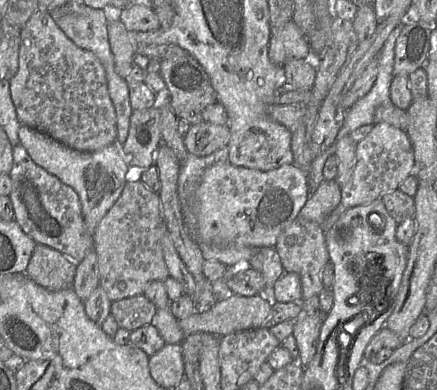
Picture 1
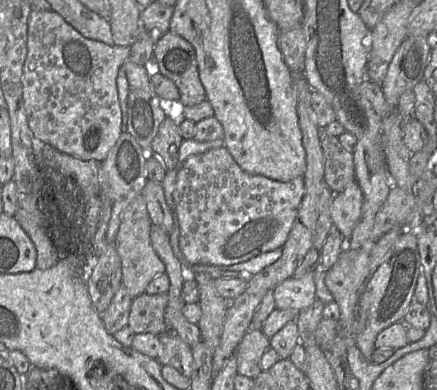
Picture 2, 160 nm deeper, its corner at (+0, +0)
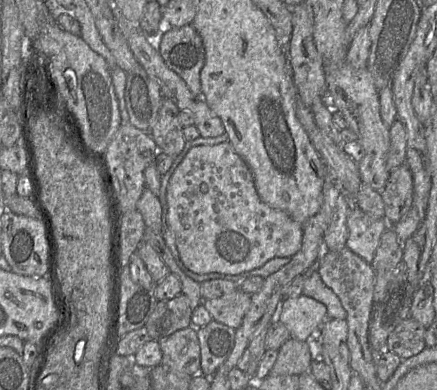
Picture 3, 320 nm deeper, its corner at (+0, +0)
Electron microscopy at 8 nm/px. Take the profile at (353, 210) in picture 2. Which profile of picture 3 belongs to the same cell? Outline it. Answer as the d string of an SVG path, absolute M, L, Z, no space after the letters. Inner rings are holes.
M352 205L347 217L346 246L367 263L372 264L380 238L388 226L386 219L373 218L358 206Z

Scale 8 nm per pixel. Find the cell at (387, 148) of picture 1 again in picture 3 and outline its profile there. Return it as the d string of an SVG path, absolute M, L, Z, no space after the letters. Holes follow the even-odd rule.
M301 294L281 301L277 318L289 330L291 338L299 341L318 340L318 333L327 318L326 306Z

